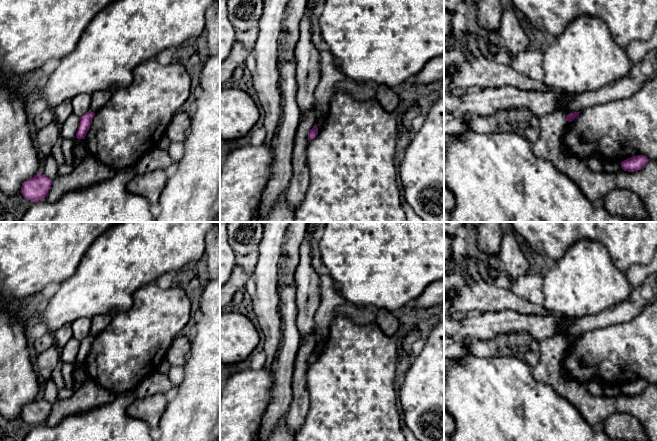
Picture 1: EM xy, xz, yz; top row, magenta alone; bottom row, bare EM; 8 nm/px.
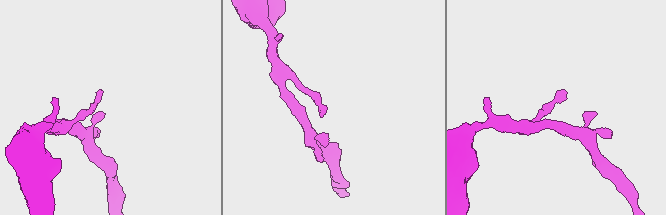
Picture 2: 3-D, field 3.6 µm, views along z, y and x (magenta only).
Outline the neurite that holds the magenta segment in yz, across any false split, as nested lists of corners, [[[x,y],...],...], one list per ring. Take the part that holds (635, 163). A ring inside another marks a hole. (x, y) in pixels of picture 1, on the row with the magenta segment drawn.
[[[637,155],[622,161],[620,164],[624,171],[634,172],[644,167],[649,160],[644,155]]]

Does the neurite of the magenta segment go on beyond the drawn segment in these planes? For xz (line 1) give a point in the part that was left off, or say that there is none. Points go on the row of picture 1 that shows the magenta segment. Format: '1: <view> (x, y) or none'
1: none

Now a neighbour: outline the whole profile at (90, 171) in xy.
[[[88,154],[80,164],[67,175],[57,175],[52,180],[51,188],[45,201],[54,203],[67,192],[81,190],[112,178],[115,171]]]

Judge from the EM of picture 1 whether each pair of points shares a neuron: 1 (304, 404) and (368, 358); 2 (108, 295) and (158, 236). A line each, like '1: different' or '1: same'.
1: different
2: same

